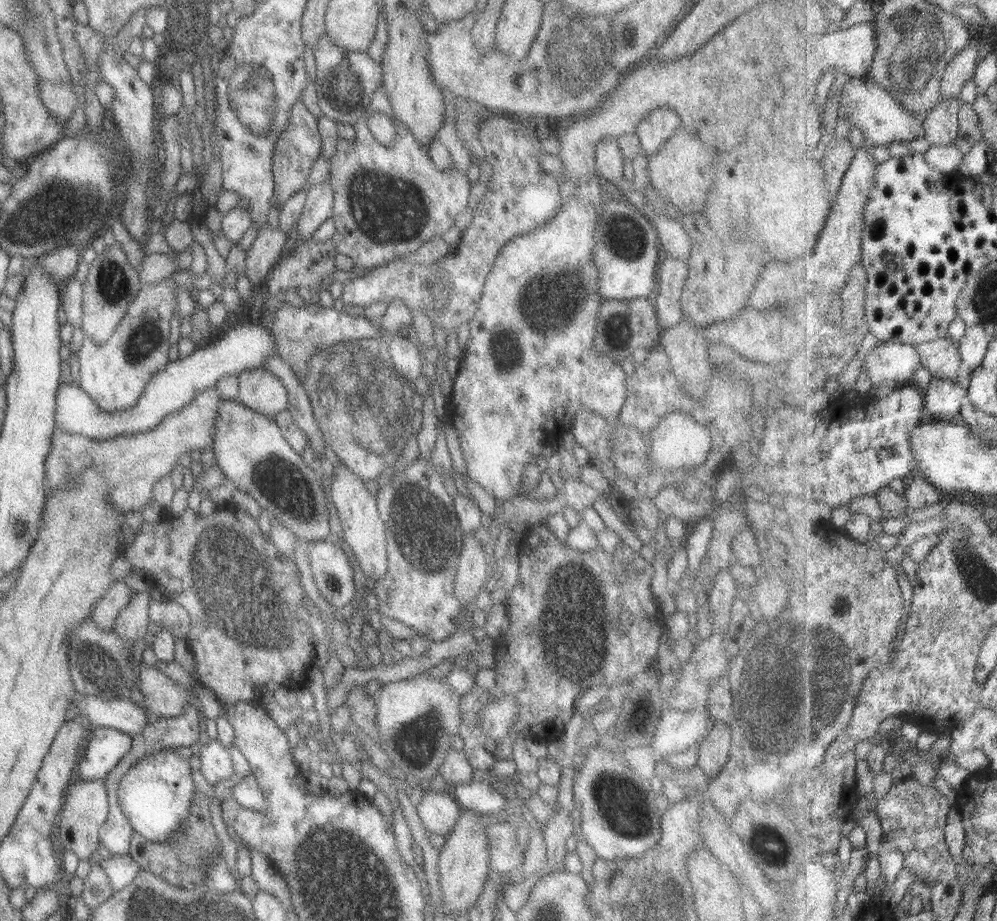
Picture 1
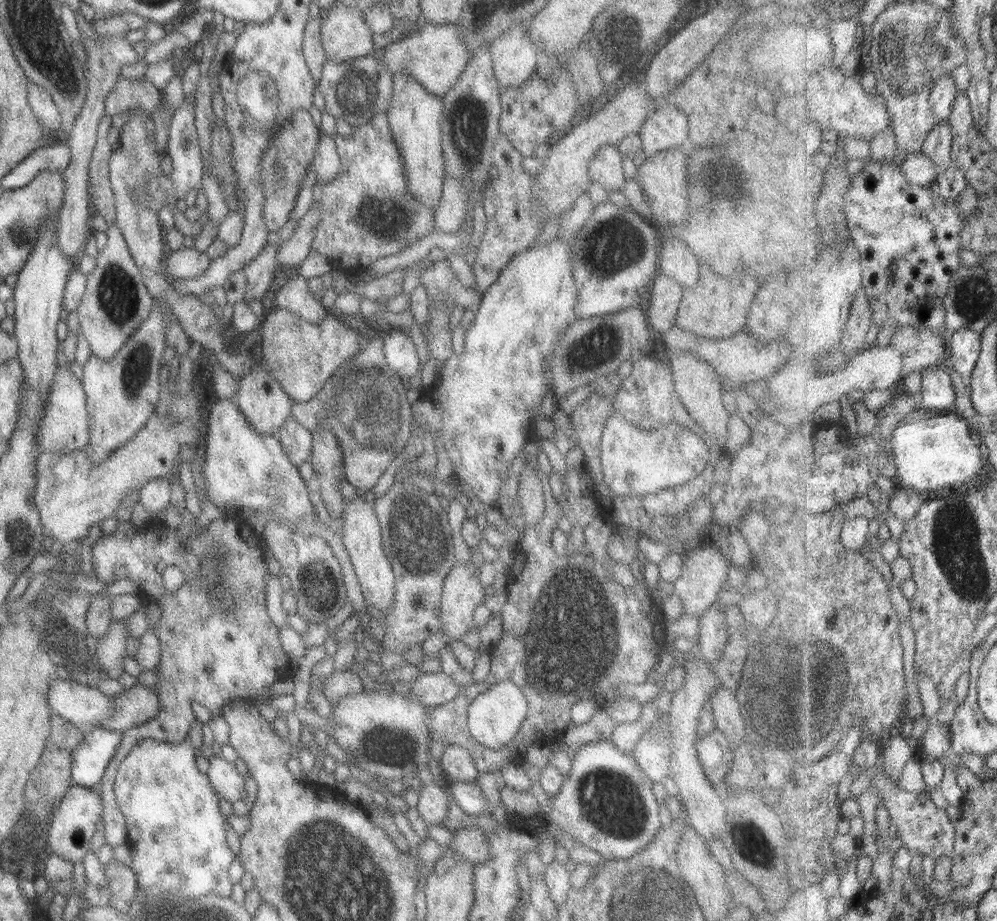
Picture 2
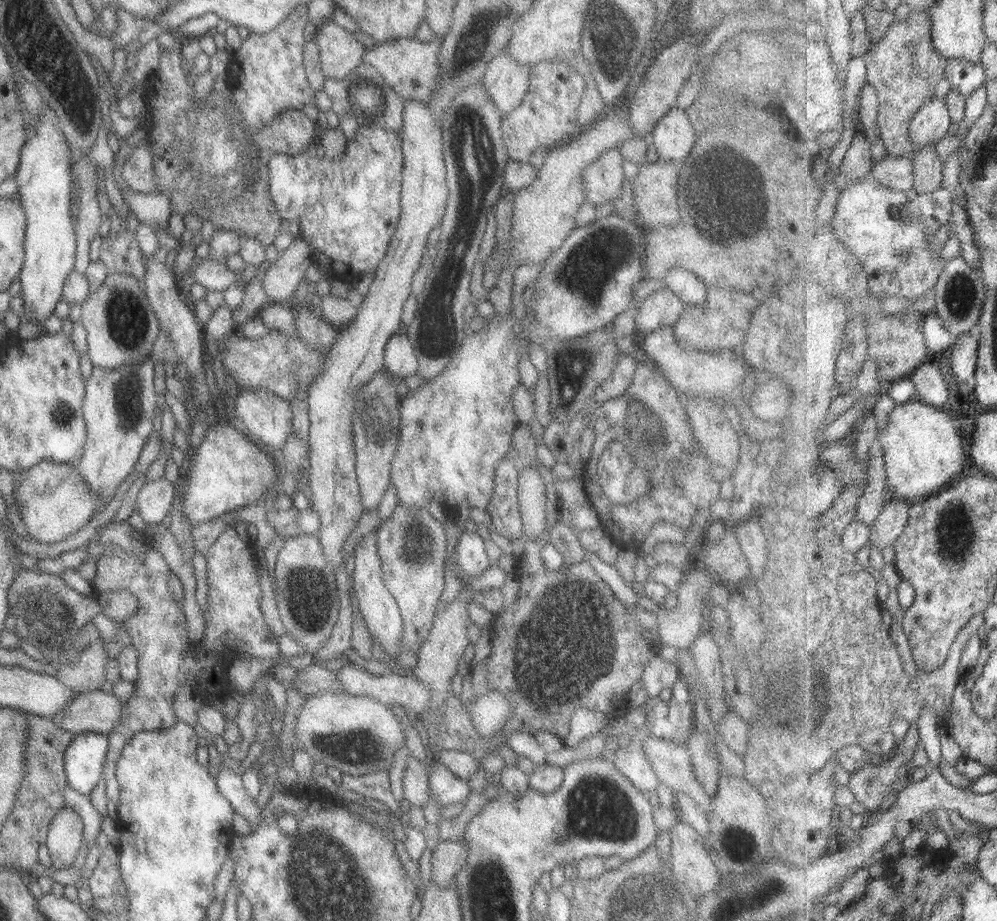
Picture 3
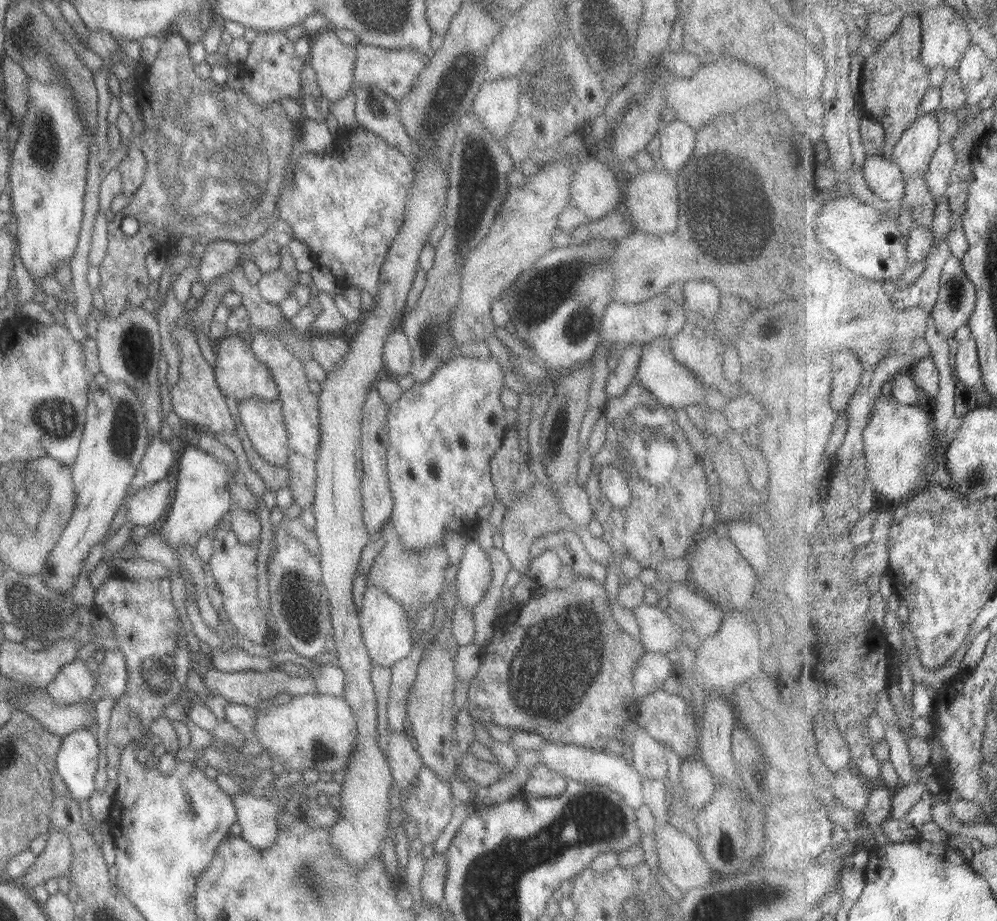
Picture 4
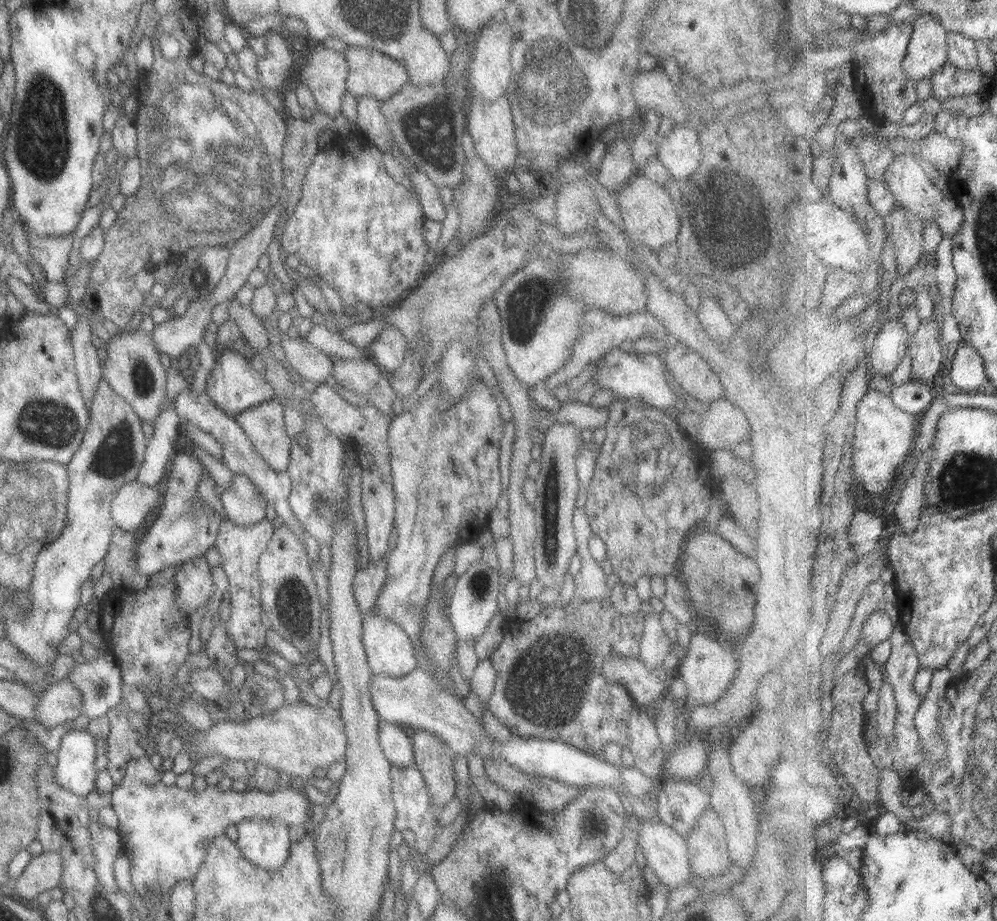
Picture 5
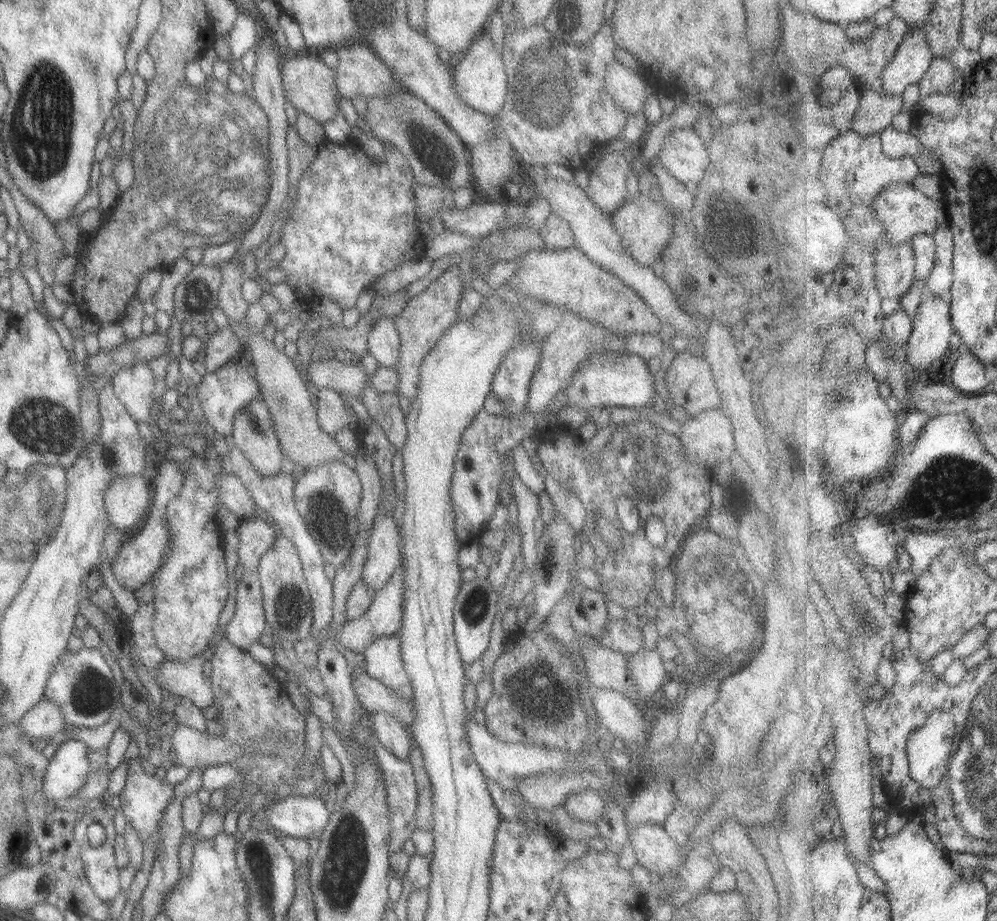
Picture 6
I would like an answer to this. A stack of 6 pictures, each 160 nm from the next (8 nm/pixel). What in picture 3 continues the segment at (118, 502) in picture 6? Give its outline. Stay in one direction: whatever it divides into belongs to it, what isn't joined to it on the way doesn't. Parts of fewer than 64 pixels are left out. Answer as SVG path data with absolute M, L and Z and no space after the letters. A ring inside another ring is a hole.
M160 478L147 481L138 490L136 511L145 524L160 524L166 521L168 510L177 493L176 484Z

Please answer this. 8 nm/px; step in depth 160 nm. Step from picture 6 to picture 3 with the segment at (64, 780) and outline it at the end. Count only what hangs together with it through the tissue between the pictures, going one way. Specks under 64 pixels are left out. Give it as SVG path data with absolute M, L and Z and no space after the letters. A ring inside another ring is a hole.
M99 733L73 736L63 753L63 771L68 788L88 796L102 776L107 743L106 735Z

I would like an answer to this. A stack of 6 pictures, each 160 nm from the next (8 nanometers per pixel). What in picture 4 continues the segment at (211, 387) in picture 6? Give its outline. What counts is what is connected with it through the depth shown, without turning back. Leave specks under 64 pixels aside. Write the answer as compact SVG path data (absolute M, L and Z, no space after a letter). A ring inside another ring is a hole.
M224 335L214 344L215 366L212 368L214 381L220 393L227 398L239 401L257 398L263 401L276 399L275 383L266 366L263 366L249 348L249 341L243 335Z

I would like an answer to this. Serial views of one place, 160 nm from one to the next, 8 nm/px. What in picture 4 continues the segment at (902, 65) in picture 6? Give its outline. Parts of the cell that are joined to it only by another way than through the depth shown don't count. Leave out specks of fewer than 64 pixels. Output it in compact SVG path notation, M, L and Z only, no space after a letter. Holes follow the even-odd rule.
M943 3L922 8L918 15L922 20L922 53L920 56L922 64L927 68L937 68L938 66L957 68L971 46L971 36L965 27L965 18L961 14L957 14L951 6Z

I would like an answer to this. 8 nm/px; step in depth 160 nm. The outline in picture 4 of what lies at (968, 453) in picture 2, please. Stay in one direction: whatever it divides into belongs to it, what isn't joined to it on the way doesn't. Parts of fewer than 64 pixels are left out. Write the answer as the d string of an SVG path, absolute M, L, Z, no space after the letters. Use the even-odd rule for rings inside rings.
M881 395L875 404L864 434L867 470L879 497L897 504L923 492L929 486L935 464L936 425L932 411L929 413L925 405L906 405L891 395Z

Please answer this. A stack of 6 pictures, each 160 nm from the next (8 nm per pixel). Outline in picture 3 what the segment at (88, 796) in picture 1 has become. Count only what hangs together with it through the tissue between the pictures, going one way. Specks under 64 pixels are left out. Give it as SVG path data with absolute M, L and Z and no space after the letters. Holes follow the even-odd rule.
M70 806L61 807L51 819L43 844L49 853L51 867L67 869L71 865L81 846L82 833L82 822L74 810Z

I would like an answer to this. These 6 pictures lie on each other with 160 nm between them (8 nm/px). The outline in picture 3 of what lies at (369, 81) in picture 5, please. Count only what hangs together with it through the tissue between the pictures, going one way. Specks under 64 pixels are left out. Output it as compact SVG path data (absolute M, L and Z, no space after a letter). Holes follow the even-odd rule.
M435 36L431 41L418 41L416 38L409 37L378 43L362 54L361 63L375 70L382 81L403 101L411 98L417 102L426 102L430 92L438 85L440 42L441 37Z

